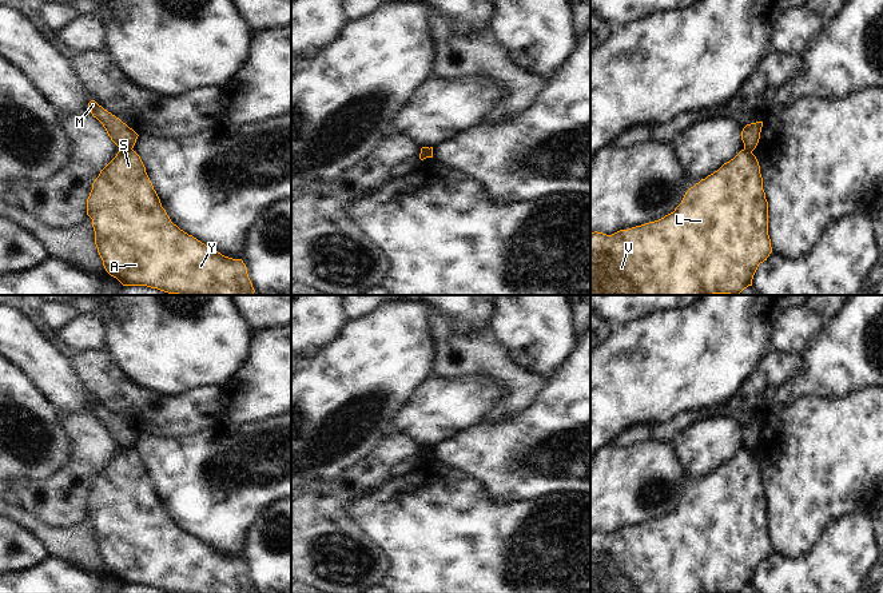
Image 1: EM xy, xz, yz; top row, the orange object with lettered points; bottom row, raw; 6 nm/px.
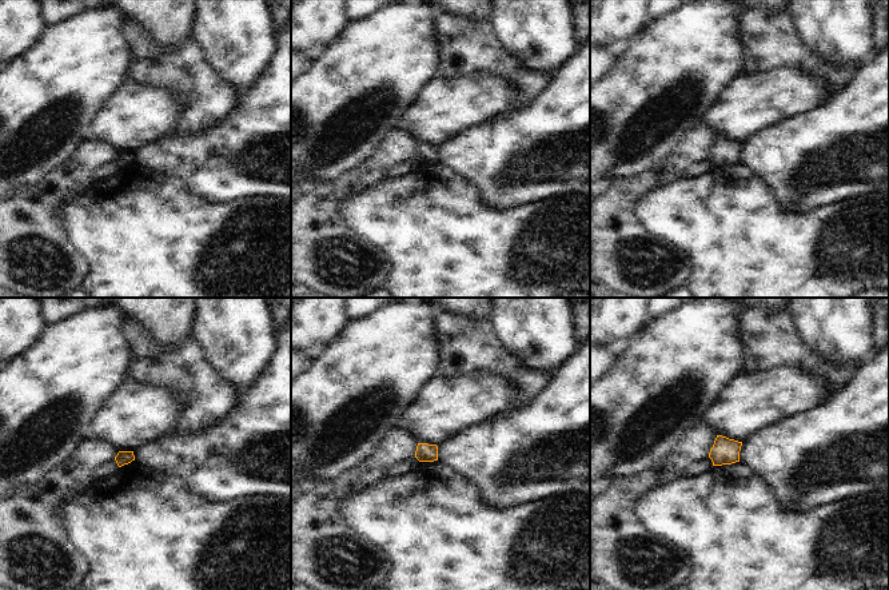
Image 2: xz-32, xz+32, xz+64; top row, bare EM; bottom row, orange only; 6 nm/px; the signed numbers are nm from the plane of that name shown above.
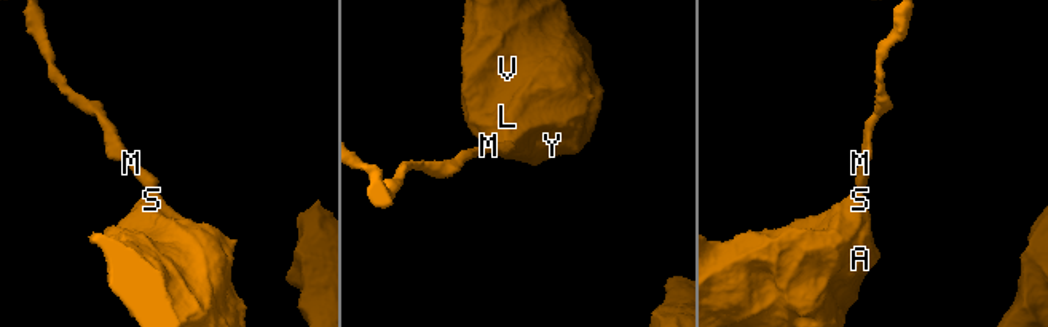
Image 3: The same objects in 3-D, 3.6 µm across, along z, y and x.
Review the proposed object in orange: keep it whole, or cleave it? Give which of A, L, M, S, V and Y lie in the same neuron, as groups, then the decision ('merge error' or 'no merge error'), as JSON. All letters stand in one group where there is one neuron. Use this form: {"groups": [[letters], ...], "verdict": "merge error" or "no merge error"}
{"groups": [["A", "L", "S", "V", "Y"], ["M"]], "verdict": "merge error"}

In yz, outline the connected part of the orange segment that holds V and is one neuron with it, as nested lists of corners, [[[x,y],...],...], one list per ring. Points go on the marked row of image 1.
[[[741,150],[691,187],[675,211],[664,218],[612,235],[590,232],[590,295],[739,295],[752,286],[759,264],[771,252],[768,202],[760,166],[751,151]]]

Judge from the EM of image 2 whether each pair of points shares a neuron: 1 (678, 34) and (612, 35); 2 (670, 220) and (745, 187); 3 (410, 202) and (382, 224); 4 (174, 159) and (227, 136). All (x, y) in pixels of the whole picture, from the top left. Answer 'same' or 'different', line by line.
1: different
2: same
3: same
4: same

